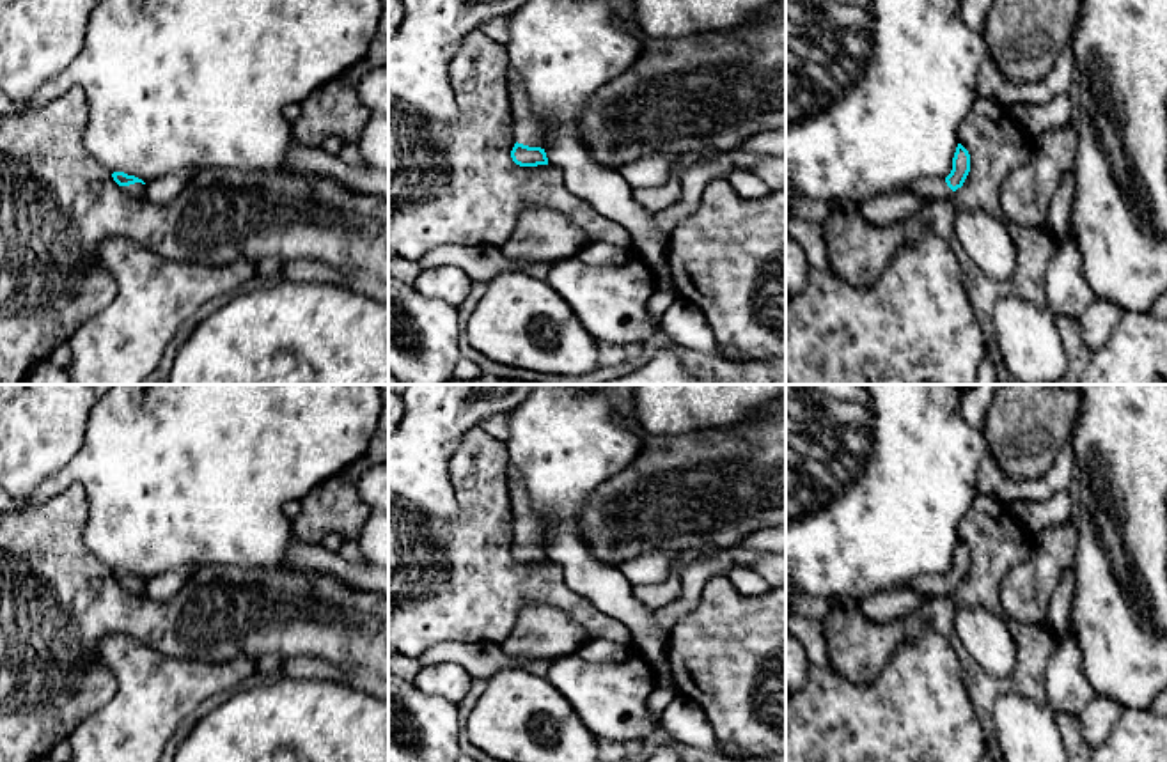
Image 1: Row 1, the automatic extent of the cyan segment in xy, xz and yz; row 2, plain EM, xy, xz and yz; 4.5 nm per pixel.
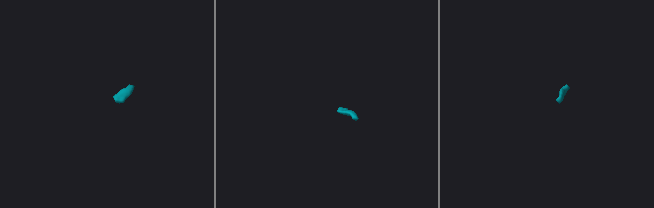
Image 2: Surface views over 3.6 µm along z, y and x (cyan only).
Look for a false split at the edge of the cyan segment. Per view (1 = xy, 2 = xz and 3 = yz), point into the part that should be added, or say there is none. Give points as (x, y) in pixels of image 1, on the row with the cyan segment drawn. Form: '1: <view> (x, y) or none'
1: xy (137, 190)
2: xz (525, 128)
3: yz (933, 188)

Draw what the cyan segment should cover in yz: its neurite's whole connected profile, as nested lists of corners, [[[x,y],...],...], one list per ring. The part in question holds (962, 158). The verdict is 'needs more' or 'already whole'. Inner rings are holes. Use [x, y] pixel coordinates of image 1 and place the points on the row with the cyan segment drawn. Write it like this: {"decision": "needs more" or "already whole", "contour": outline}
{"decision": "needs more", "contour": [[[958,144],[952,158],[952,170],[945,179],[940,177],[919,179],[910,184],[905,184],[901,190],[906,190],[929,202],[935,202],[938,198],[947,198],[952,191],[961,188],[968,172],[970,154],[961,144]]]}

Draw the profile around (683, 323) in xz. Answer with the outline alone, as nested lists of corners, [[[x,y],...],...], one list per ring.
[[[679,298],[665,310],[660,330],[677,346],[715,354],[718,346],[704,314]]]

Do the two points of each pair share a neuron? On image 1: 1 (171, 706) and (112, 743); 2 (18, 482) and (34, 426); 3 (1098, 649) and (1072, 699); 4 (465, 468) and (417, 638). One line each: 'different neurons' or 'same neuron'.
1: same neuron
2: same neuron
3: different neurons
4: same neuron

